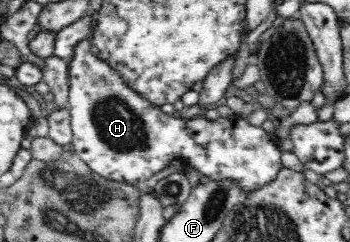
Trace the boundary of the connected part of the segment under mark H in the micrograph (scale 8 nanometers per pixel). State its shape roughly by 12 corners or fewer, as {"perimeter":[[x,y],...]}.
{"perimeter":[[81,38],[69,147],[138,186],[174,161],[244,193],[282,170],[246,119],[161,112]]}

